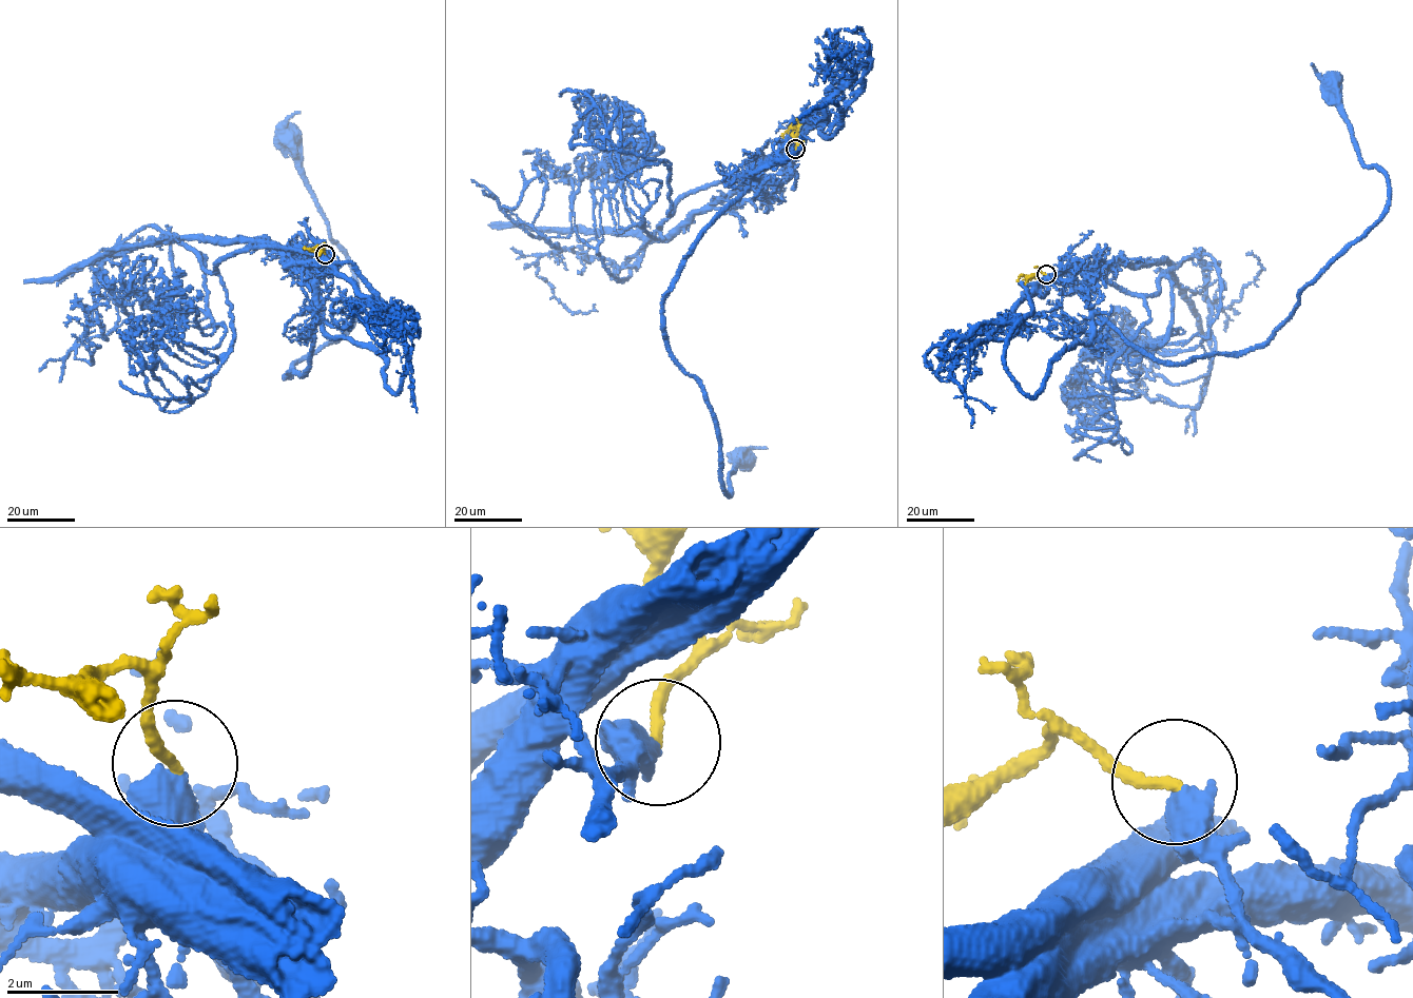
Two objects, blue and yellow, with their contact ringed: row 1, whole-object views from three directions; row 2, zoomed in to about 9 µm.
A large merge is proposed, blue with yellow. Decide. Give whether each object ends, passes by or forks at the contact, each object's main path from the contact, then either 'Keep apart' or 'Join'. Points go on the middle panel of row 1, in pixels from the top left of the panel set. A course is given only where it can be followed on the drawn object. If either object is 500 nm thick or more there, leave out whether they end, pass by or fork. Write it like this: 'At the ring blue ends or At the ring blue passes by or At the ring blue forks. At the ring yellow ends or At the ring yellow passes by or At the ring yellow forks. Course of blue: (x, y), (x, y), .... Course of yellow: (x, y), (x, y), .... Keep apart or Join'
Course of blue: (794, 149), (749, 168), (760, 177), (703, 231), (663, 304), (670, 356), (703, 390), (730, 495), (740, 457). Course of yellow: (795, 149), (797, 130), (789, 128), (784, 137). Join

